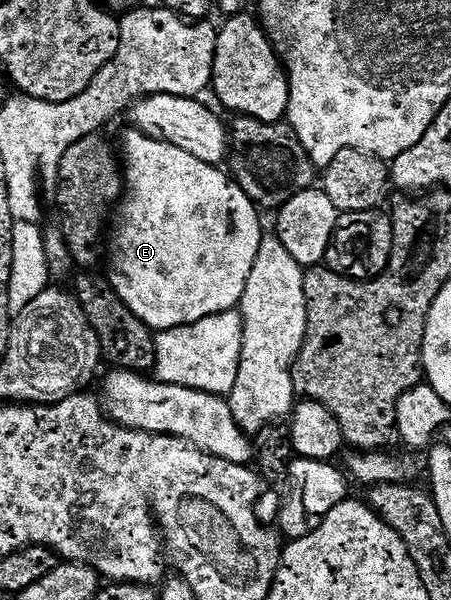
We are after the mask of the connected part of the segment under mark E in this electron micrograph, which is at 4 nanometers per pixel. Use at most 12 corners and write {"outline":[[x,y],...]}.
{"outline":[[130,128],[108,281],[154,332],[235,309],[264,237],[225,169]]}

